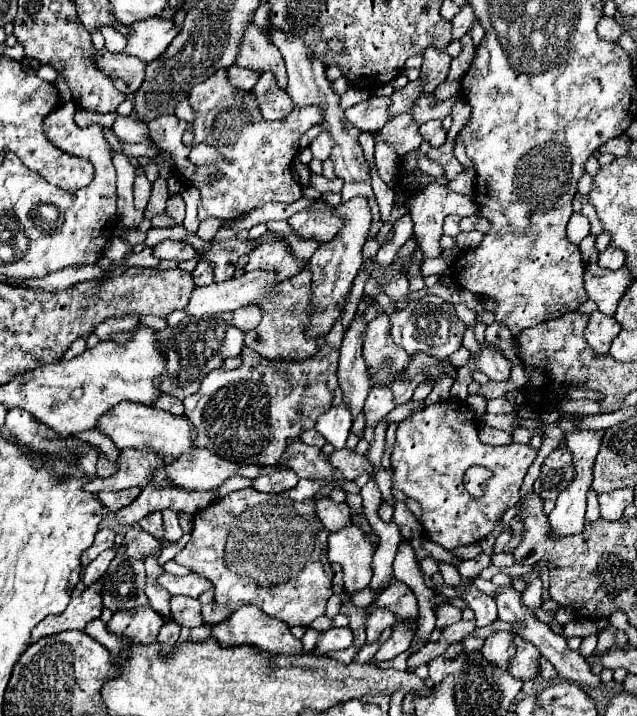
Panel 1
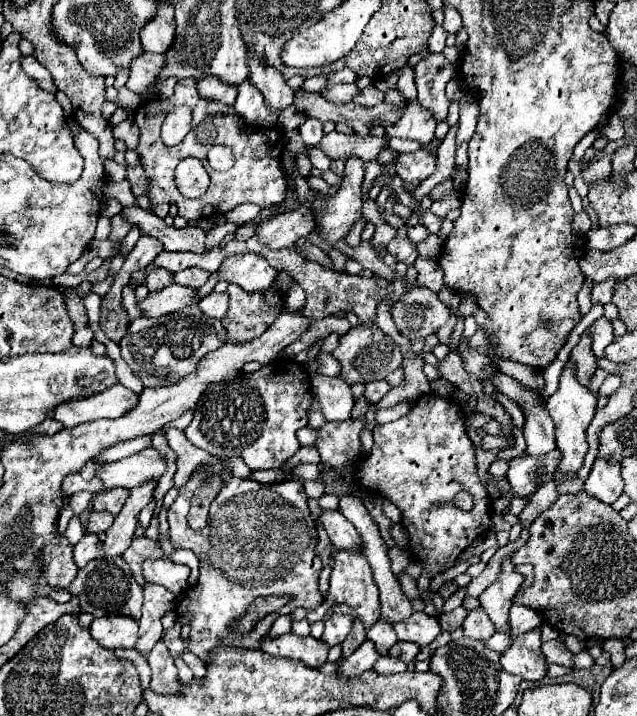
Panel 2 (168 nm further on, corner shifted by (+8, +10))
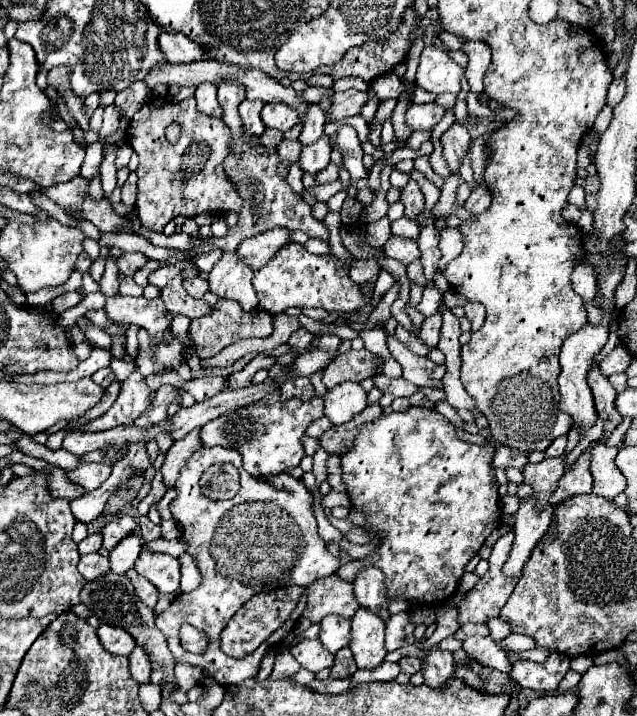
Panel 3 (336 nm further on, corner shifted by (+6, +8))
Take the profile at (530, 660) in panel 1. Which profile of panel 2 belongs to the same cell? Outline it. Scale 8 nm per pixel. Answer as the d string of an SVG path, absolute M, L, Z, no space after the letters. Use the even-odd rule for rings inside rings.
M541 626L517 636L501 654L501 666L523 680L541 680L547 670L541 654Z

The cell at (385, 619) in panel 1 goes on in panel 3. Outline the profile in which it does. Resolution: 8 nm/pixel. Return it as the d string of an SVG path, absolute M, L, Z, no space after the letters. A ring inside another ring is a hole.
M345 648L335 654L335 664L331 668L329 678L349 678L349 676L353 676L355 670L357 670L357 666L353 660L353 652L349 648Z

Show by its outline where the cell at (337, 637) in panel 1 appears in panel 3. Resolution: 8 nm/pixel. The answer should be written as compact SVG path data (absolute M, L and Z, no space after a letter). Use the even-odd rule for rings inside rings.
M325 616L321 620L319 638L329 652L339 652L351 644L351 620L341 616Z

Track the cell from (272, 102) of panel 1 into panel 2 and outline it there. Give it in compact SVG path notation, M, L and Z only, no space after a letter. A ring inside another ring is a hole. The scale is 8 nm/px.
M245 80L245 84L239 86L235 110L239 112L239 116L243 116L243 120L249 126L257 126L257 128L263 128L263 126L271 128L277 124L277 118L279 118L279 110L267 106L263 100L263 94L249 80Z

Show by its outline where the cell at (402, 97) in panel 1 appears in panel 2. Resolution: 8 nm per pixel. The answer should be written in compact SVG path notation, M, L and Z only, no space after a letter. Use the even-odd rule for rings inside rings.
M367 86L367 88L363 88L361 96L355 96L355 102L361 106L375 106L383 100L385 100L385 94L381 90L377 90L375 86Z

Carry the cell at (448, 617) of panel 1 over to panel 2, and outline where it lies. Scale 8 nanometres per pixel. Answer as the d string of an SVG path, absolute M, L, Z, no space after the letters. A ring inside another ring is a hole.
M459 606L459 608L451 610L451 612L439 614L439 624L441 624L443 630L447 630L447 628L459 628L463 624L465 616L467 616L467 610L463 606Z

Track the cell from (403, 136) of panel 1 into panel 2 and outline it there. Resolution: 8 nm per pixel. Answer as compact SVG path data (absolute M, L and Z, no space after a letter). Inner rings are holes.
M329 132L319 142L319 148L329 158L341 158L347 160L349 156L357 156L361 160L377 160L381 148L387 146L387 134L369 132L367 136L361 136L357 132L343 134L343 132Z

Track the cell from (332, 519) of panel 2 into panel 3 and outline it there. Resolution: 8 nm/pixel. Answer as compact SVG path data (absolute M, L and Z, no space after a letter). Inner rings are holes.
M377 568L361 570L361 574L355 580L355 598L357 598L361 608L365 606L365 610L375 612L383 620L389 620L383 578L381 578Z

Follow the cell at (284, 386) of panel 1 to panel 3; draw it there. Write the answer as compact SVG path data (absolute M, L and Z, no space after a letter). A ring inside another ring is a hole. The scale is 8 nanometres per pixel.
M275 390L273 394L269 394L269 398L249 404L233 416L221 416L215 422L207 422L201 430L201 440L203 446L225 446L239 450L243 456L243 468L251 476L263 478L299 466L301 458L305 456L301 436L305 434L307 426L321 416L323 416L321 398L313 398L309 402L301 400L283 402L279 398L279 390ZM231 418L237 418L241 422L231 422Z

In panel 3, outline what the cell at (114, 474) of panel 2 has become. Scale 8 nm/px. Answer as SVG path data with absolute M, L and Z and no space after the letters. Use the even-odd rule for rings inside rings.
M81 462L77 468L65 472L65 476L71 482L83 486L85 490L99 488L109 478L109 474L111 474L111 466L105 466L103 462L101 464L85 464L85 462Z

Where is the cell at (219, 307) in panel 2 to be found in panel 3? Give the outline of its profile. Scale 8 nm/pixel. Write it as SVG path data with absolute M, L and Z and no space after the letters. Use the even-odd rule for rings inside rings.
M175 276L163 290L161 290L161 300L165 304L165 308L177 316L183 314L187 318L201 318L201 314L207 314L211 308L203 302L203 300L195 300L191 298L185 288L183 288L183 278Z

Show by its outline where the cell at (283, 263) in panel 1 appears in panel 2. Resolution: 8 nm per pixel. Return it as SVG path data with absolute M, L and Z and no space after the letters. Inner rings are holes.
M247 252L247 254L233 254L229 256L221 268L219 268L219 280L227 280L227 282L233 282L237 286L241 286L243 290L247 292L261 292L263 288L271 288L275 284L275 278L277 278L277 270L269 266L269 262L261 256L261 254L253 254L253 252Z

